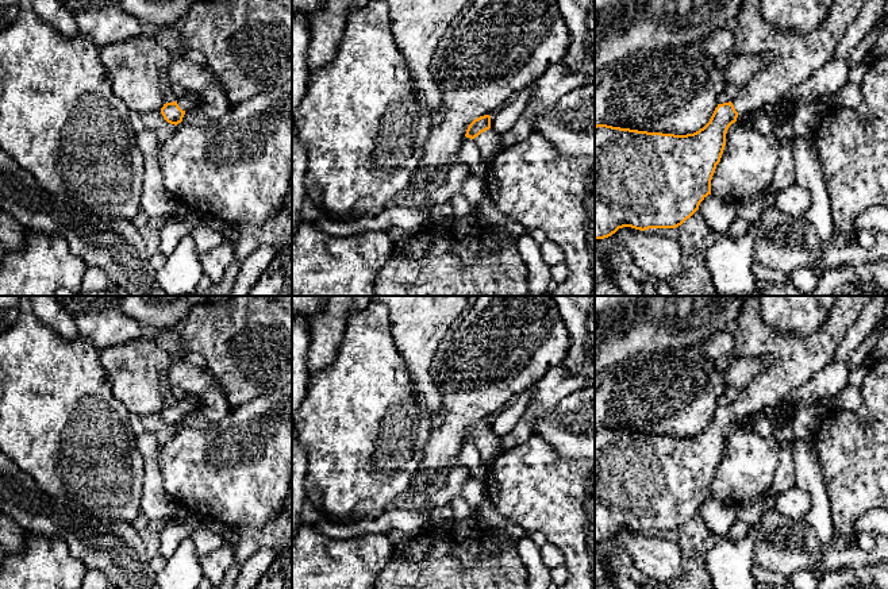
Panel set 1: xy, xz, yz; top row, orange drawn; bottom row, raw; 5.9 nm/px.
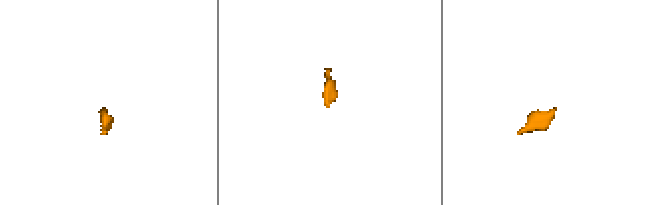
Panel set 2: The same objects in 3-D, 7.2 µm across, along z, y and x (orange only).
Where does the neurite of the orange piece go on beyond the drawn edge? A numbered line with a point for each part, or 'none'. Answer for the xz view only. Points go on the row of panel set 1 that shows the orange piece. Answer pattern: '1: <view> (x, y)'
1: xz (488, 142)

